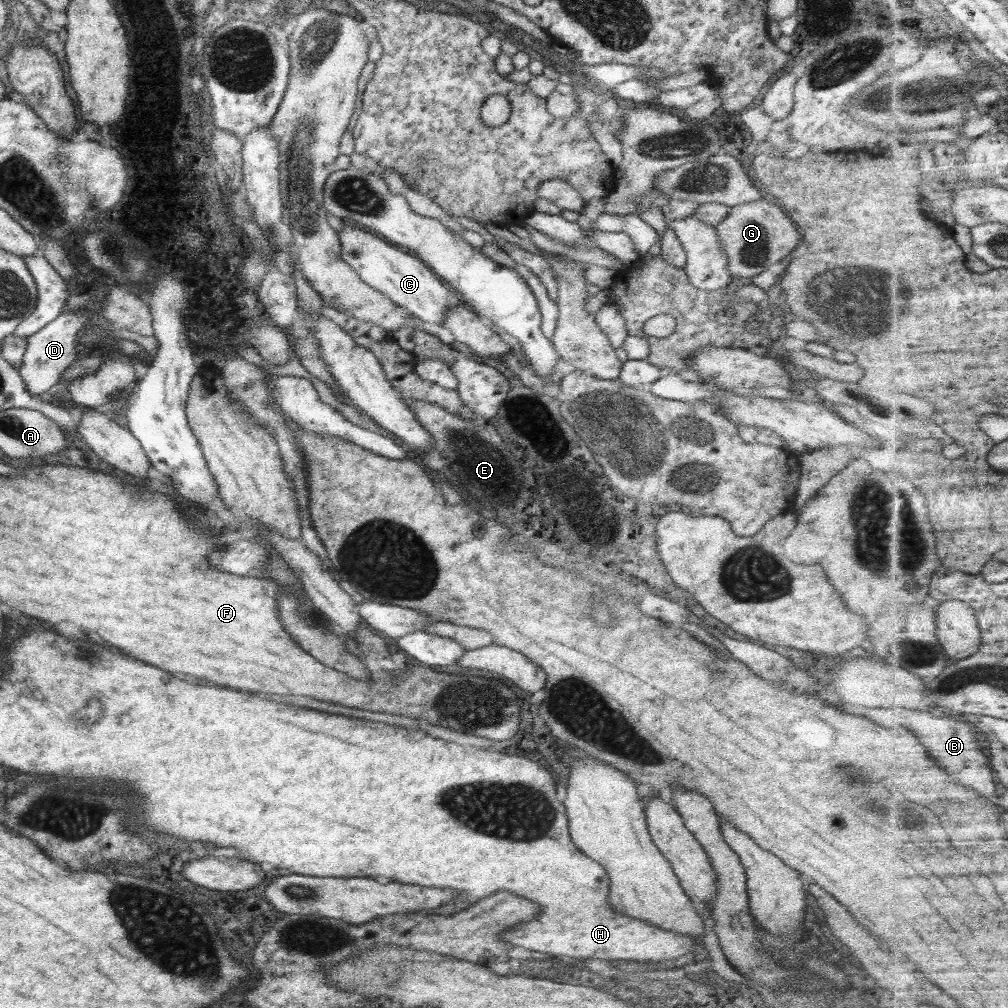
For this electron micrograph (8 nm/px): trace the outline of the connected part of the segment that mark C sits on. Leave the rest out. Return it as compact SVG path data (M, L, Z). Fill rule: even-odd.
M345 224L339 232L340 256L356 274L372 288L385 294L395 305L402 306L409 314L415 314L424 322L441 325L452 305L461 304L462 299L442 281L436 273L418 257L400 251L375 233L362 231L352 224Z

